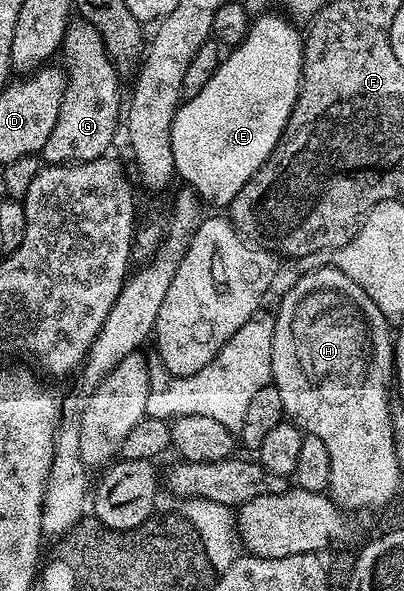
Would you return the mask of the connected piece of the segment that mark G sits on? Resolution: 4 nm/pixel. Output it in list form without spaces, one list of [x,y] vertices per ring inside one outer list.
[[[82,18],[69,22],[62,44],[63,55],[62,67],[68,84],[64,90],[58,121],[54,121],[54,129],[42,152],[43,162],[48,165],[107,156],[108,146],[116,135],[116,126],[122,123],[121,76],[98,29]]]

